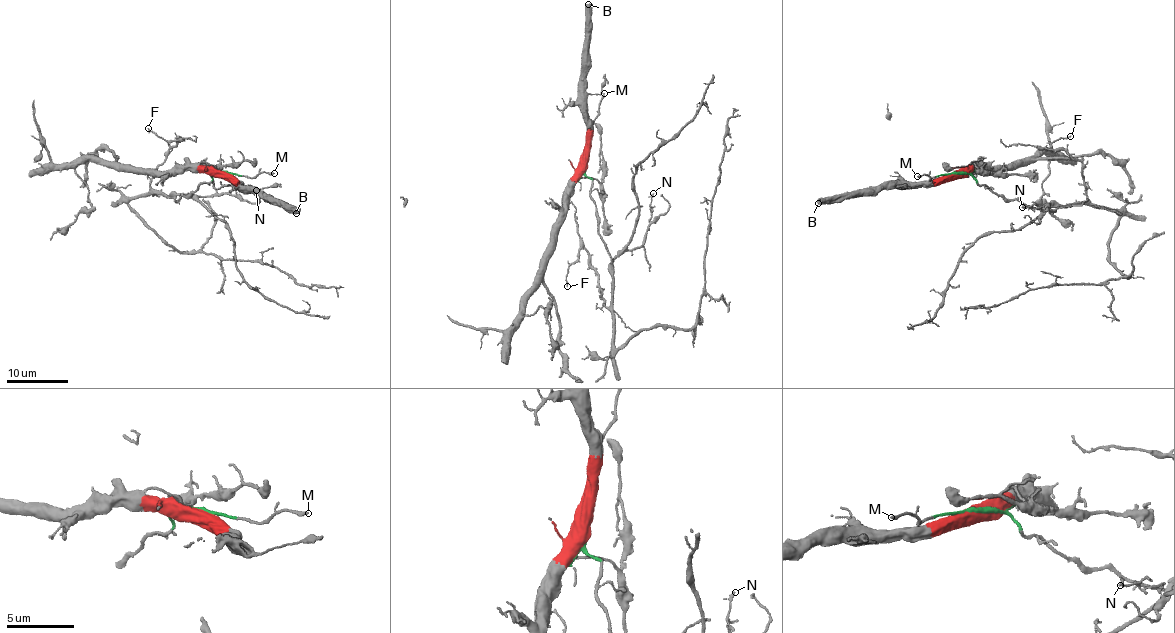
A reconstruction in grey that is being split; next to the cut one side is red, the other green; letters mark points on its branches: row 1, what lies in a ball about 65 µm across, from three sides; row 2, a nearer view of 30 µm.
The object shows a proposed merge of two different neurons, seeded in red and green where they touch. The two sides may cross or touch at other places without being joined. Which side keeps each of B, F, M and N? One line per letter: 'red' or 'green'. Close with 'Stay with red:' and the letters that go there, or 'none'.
B: red
F: green
M: green
N: green
Stay with red: B

